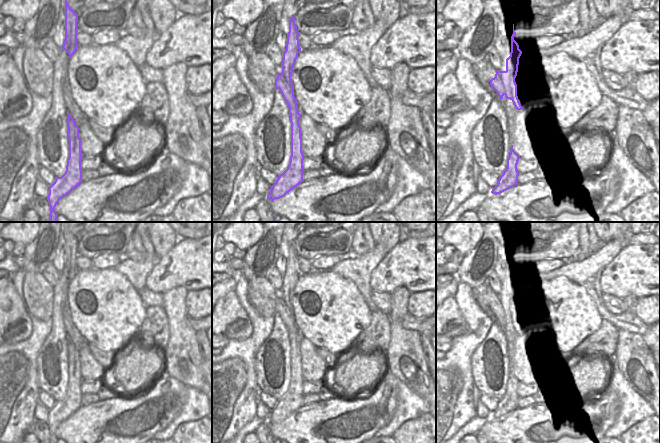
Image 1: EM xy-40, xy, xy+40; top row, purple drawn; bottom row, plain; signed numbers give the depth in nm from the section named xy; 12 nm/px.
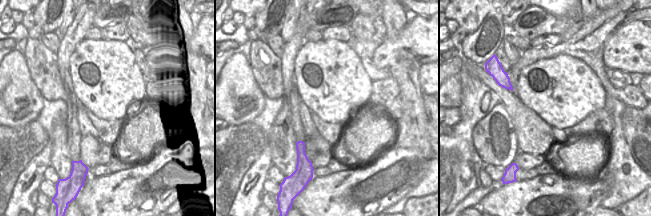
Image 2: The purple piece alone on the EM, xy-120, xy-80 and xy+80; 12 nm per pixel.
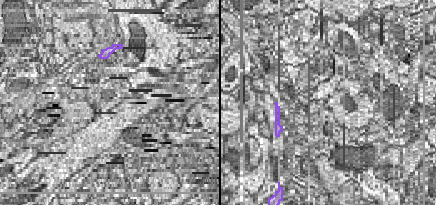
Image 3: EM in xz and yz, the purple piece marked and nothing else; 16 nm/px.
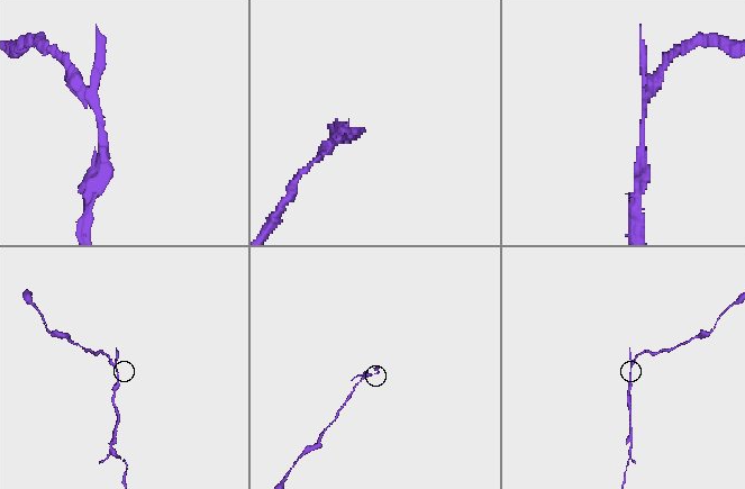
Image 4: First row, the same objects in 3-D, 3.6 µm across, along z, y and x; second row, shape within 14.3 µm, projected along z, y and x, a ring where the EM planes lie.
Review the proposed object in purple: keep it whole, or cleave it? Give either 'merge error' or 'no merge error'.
merge error

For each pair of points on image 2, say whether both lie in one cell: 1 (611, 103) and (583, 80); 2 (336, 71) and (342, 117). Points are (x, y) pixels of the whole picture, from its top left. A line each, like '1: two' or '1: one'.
1: two
2: one

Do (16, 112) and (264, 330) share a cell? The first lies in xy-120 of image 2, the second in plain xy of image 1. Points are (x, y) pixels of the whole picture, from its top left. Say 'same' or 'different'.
different

